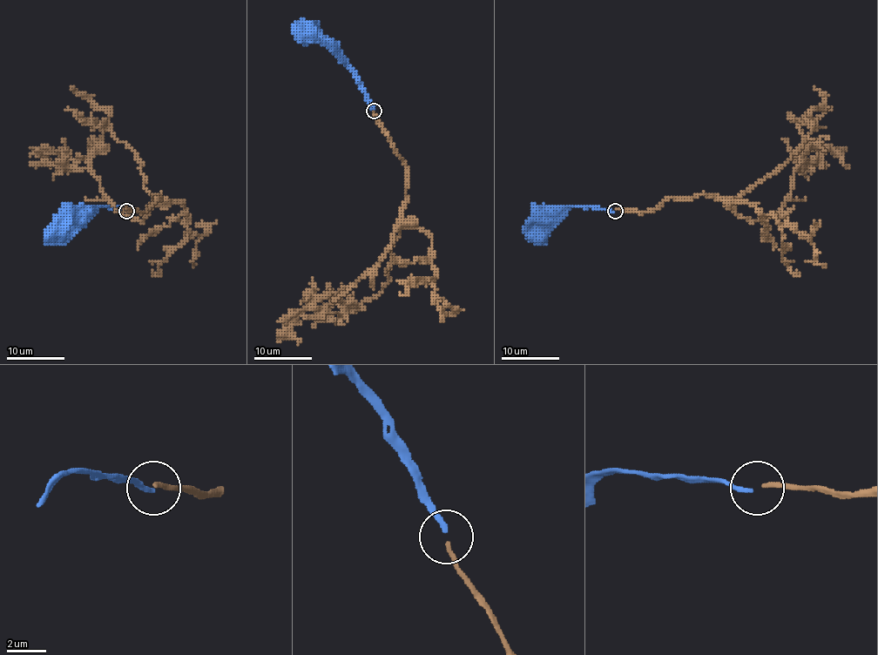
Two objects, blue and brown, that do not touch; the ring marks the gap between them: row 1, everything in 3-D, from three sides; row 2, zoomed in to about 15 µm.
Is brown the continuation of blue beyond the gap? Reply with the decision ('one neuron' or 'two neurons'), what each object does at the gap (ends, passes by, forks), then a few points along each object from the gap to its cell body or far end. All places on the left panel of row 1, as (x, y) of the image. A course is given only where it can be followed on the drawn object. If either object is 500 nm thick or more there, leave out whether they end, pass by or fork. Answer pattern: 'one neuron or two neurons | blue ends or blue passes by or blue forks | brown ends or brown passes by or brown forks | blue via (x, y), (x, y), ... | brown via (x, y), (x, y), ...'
one neuron | blue ends | brown ends | blue via (125, 211), (118, 206), (101, 205), (76, 230), (54, 232), (43, 241) | brown via (125, 210), (145, 211), (158, 195), (141, 219), (132, 219), (102, 192), (84, 160), (43, 151), (51, 167)

